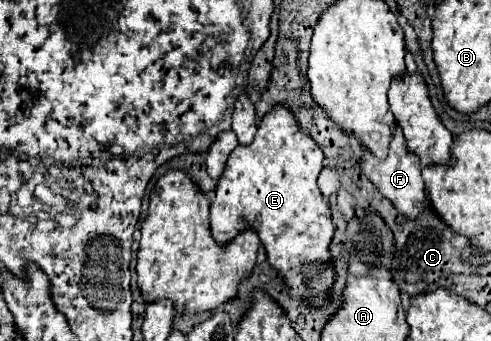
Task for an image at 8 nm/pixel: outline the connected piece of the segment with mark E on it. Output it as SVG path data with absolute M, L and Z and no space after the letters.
M276 106L274 112L262 118L254 142L250 146L236 146L230 154L210 206L212 236L218 240L218 244L228 244L240 232L254 230L266 250L268 262L282 274L290 294L312 308L322 308L330 304L330 290L336 282L334 266L330 264L330 242L336 226L332 224L330 206L324 202L316 184L322 170L322 160L322 150L308 134L298 128L292 112L284 106Z

